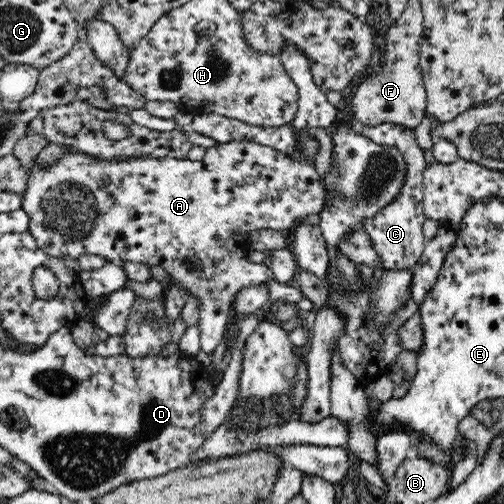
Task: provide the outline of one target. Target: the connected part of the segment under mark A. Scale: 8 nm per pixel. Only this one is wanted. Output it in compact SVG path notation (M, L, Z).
M310 138L309 142L305 145L305 152L309 158L306 162L293 162L288 159L288 156L282 152L271 148L270 146L263 146L258 142L253 142L252 139L236 139L230 142L216 143L207 149L206 154L202 160L189 160L189 159L137 159L130 161L112 161L103 162L98 159L86 157L86 155L68 155L62 157L55 165L52 165L47 171L42 171L38 168L33 170L28 182L28 190L21 199L22 208L24 212L28 213L30 217L30 228L28 231L36 237L36 243L40 249L44 250L47 255L51 257L64 257L78 258L81 254L90 253L95 255L104 255L109 262L121 262L122 260L135 260L150 266L151 264L161 264L170 274L171 282L180 283L184 285L190 295L196 295L202 299L202 306L200 306L200 320L198 325L202 329L200 334L201 350L206 352L210 357L220 342L224 340L224 334L227 330L227 318L229 317L229 306L232 298L236 292L240 292L243 288L248 286L258 286L261 282L273 280L273 272L270 267L264 264L254 264L247 259L248 234L256 230L274 229L284 230L290 228L294 222L302 220L307 214L318 213L323 207L325 201L325 190L323 181L320 174L315 169L314 161L317 159L318 154L318 141L315 138Z

